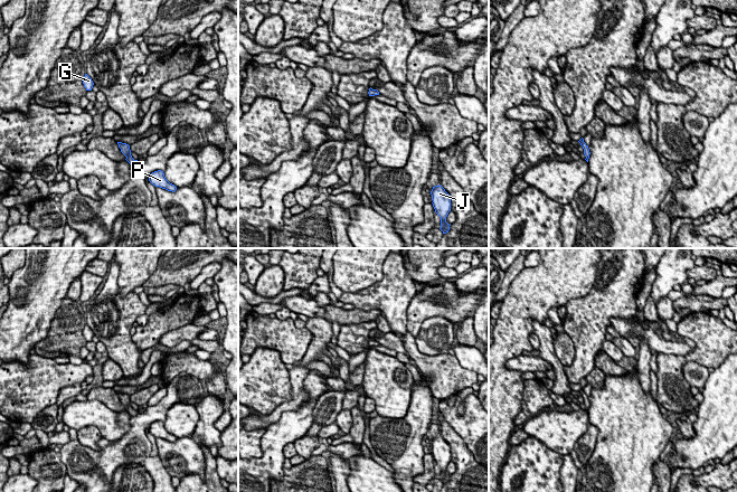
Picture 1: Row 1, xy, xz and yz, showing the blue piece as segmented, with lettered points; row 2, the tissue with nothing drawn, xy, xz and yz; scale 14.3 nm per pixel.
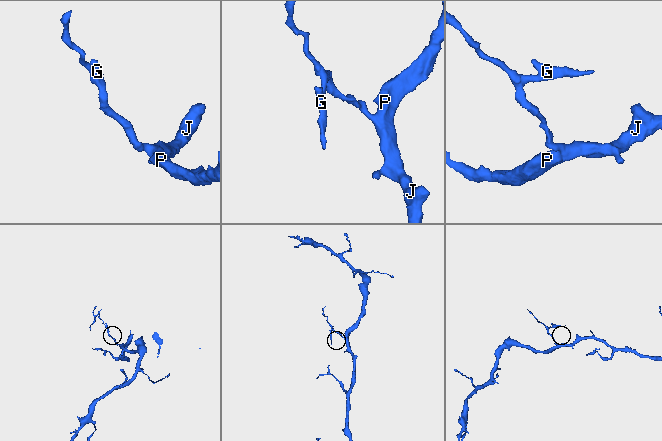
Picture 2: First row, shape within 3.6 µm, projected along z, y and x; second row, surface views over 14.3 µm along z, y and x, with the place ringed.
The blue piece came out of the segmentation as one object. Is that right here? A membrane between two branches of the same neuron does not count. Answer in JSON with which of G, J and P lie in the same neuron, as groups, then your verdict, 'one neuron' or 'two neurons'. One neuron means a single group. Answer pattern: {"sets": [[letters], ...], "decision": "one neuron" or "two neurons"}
{"sets": [["G", "J", "P"]], "decision": "one neuron"}

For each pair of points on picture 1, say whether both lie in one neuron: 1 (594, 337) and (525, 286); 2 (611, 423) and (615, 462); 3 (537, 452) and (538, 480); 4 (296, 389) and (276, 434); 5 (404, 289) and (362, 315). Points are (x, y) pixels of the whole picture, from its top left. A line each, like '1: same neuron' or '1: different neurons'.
1: different neurons
2: same neuron
3: same neuron
4: different neurons
5: different neurons

